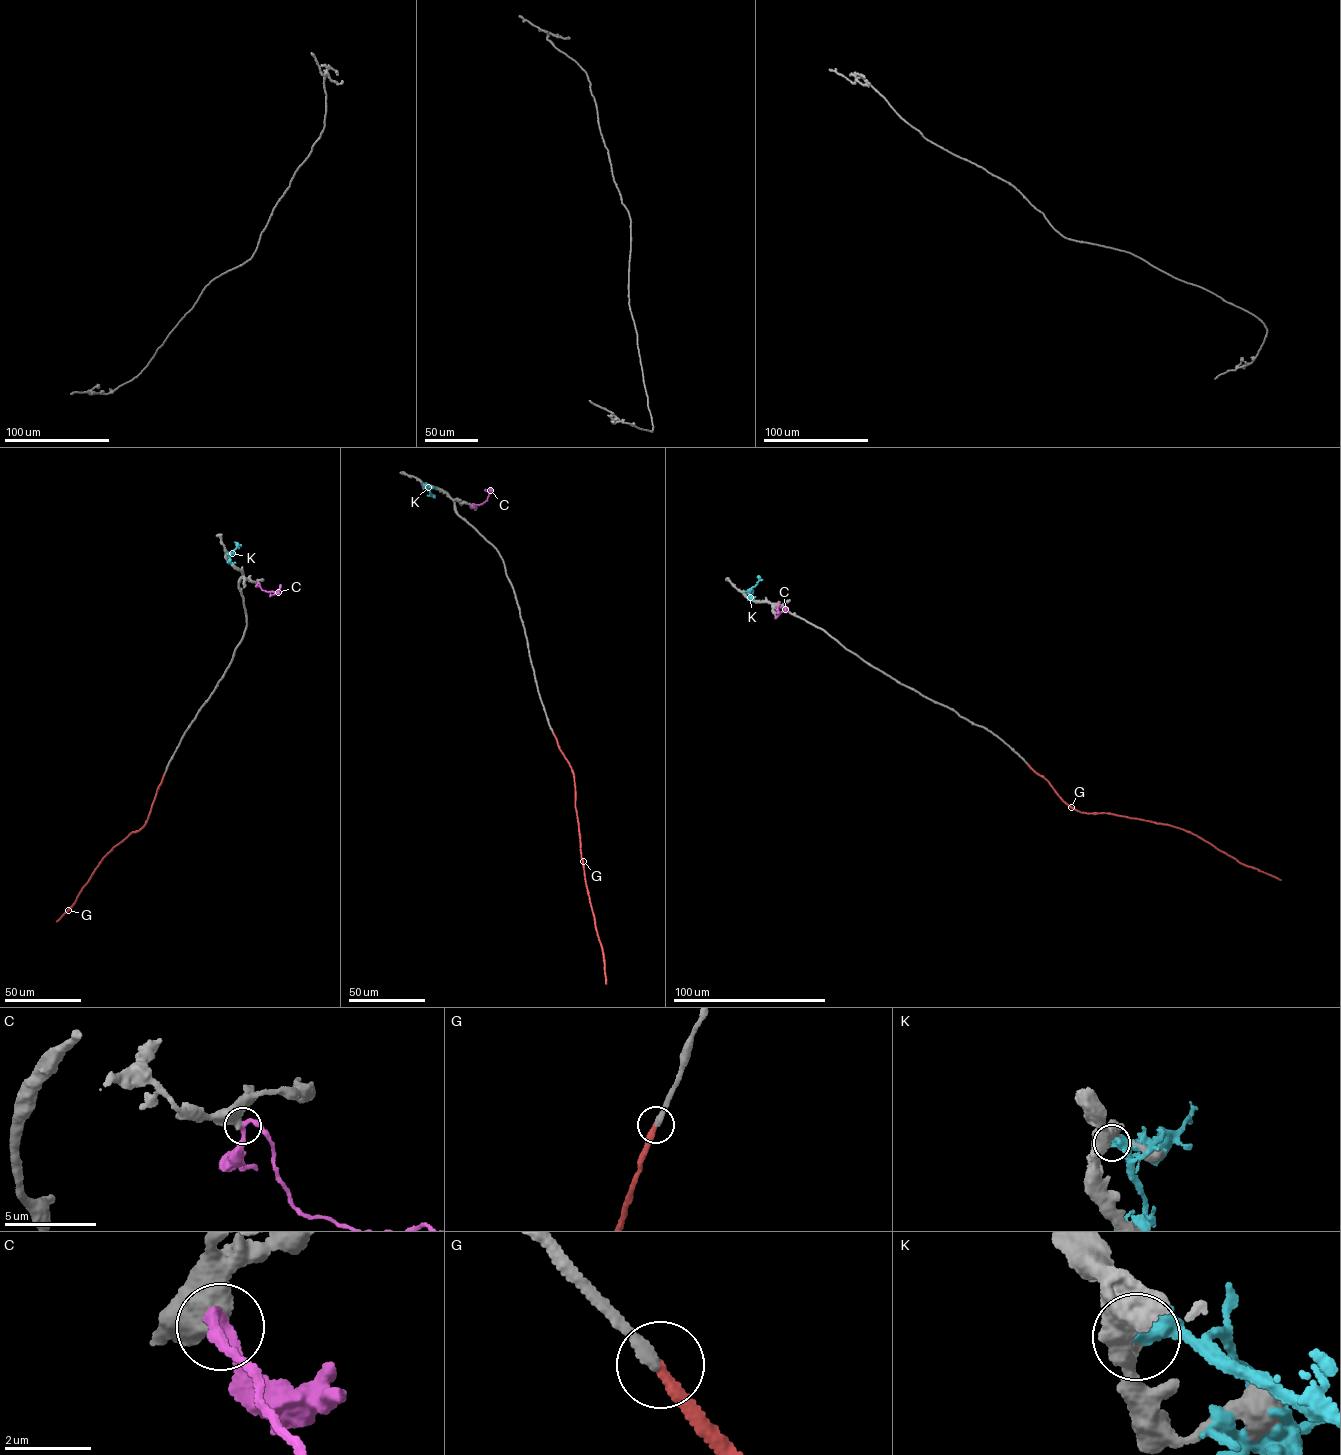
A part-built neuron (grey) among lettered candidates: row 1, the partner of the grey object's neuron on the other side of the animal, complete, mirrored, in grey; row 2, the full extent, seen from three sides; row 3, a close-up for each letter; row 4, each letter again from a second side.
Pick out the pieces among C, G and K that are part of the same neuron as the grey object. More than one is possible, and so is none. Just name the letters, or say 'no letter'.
G

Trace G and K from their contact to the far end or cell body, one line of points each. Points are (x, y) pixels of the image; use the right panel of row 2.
G: (1028, 764), (1076, 810), (1183, 829), (1239, 862), (1280, 880)
K: (746, 591), (756, 585), (757, 576)

